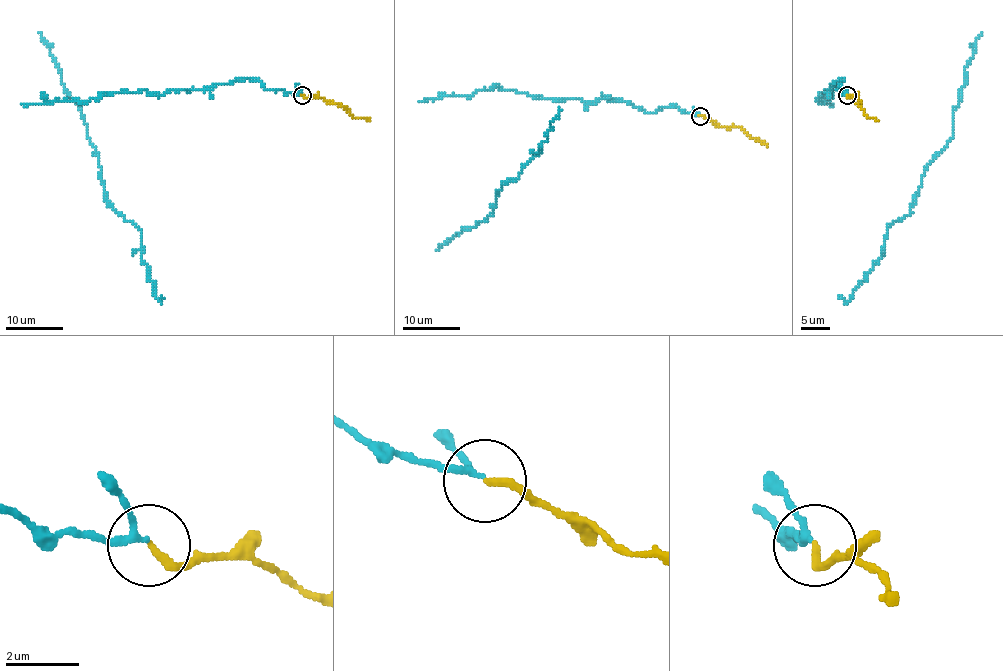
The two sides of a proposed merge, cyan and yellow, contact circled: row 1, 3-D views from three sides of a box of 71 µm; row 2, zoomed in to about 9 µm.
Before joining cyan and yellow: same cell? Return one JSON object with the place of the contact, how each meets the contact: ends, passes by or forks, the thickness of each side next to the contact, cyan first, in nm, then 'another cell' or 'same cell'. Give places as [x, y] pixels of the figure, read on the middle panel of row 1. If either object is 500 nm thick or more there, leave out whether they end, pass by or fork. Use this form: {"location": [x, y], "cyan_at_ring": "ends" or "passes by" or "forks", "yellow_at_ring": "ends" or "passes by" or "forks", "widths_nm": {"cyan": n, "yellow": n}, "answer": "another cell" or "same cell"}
{"location": [700, 116], "cyan_at_ring": "passes by", "yellow_at_ring": "ends", "widths_nm": {"cyan": 150, "yellow": 220}, "answer": "same cell"}

